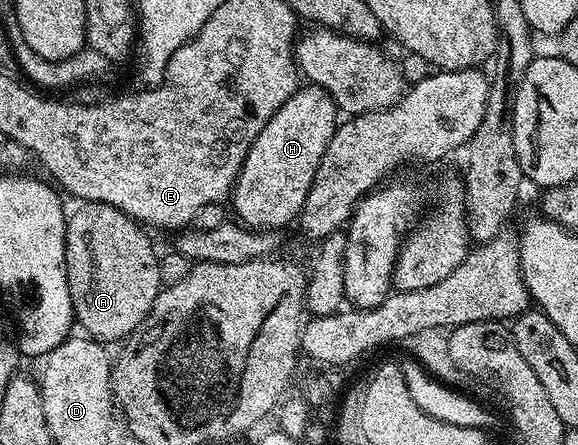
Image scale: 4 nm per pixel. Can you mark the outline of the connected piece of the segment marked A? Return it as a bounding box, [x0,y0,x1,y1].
[65,202,161,341]

